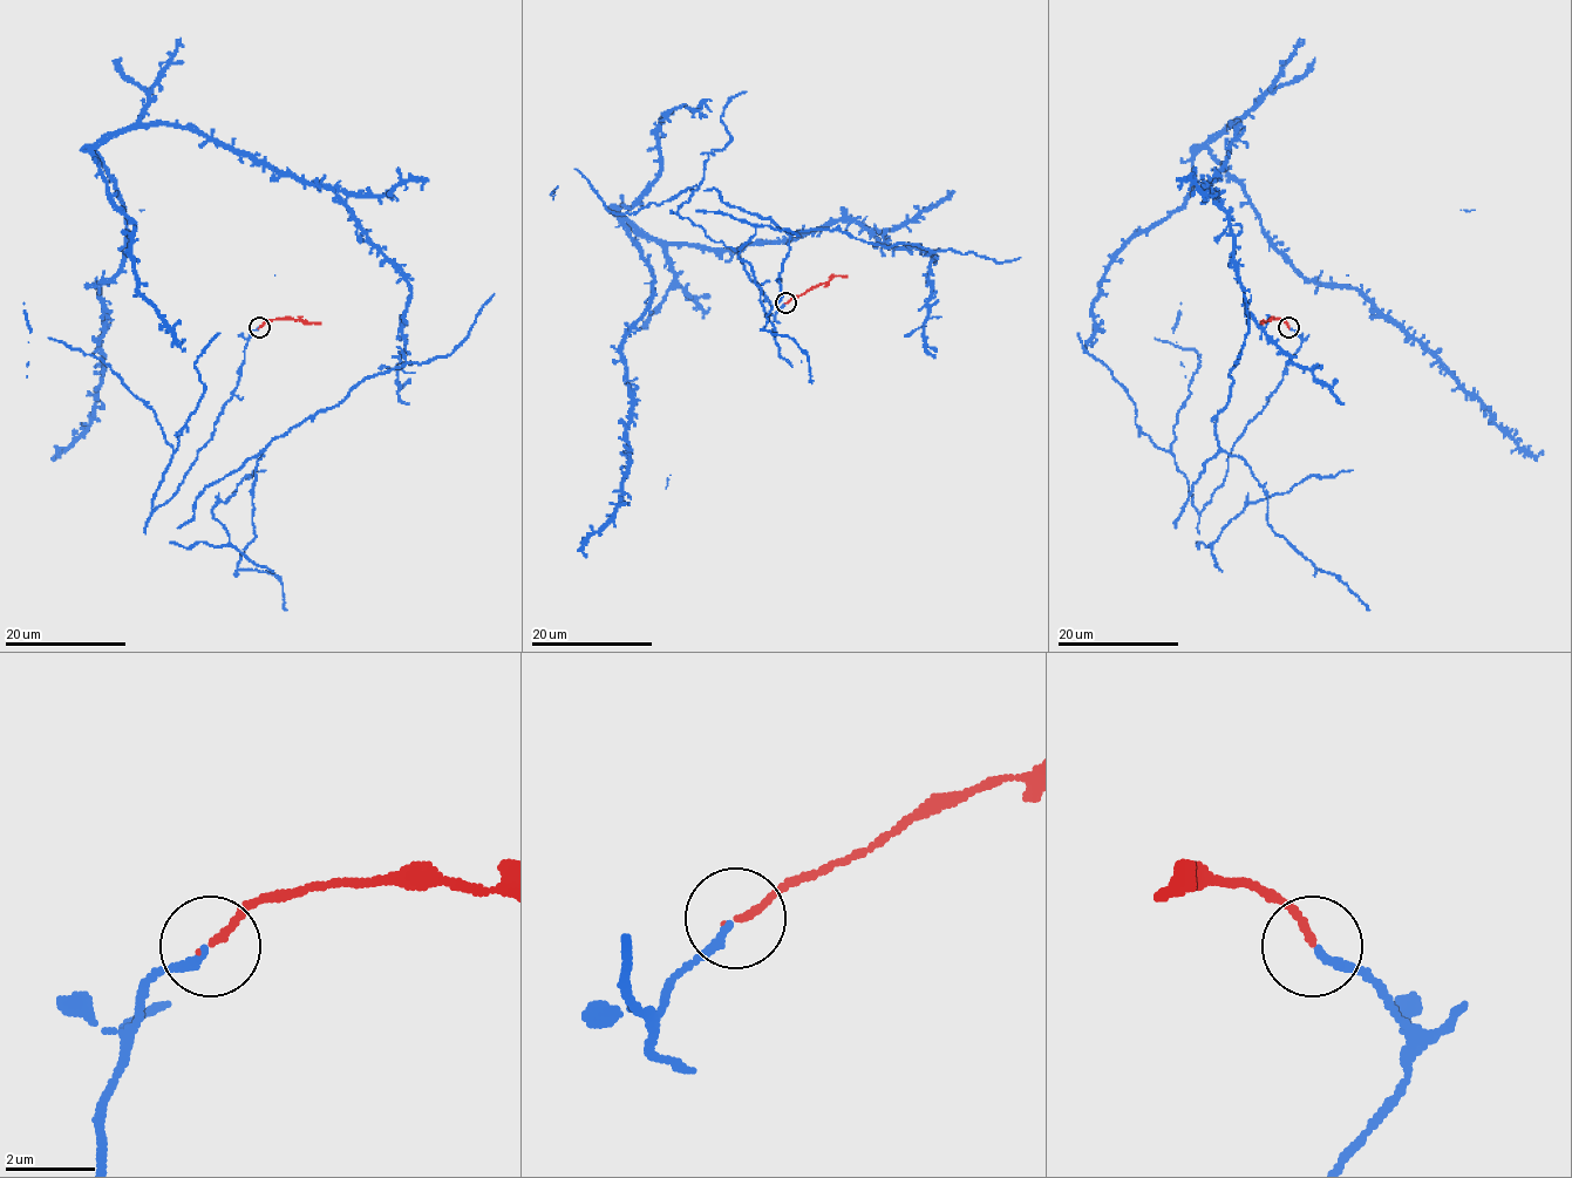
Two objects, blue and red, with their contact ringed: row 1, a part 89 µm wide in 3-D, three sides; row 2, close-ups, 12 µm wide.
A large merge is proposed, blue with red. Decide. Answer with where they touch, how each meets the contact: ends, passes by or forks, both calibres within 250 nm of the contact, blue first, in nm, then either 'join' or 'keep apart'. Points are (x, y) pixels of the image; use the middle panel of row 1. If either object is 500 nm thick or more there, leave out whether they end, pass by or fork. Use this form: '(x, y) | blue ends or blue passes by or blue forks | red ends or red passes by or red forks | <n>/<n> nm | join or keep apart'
(786, 302) | blue ends | red ends | 190/150 nm | join

